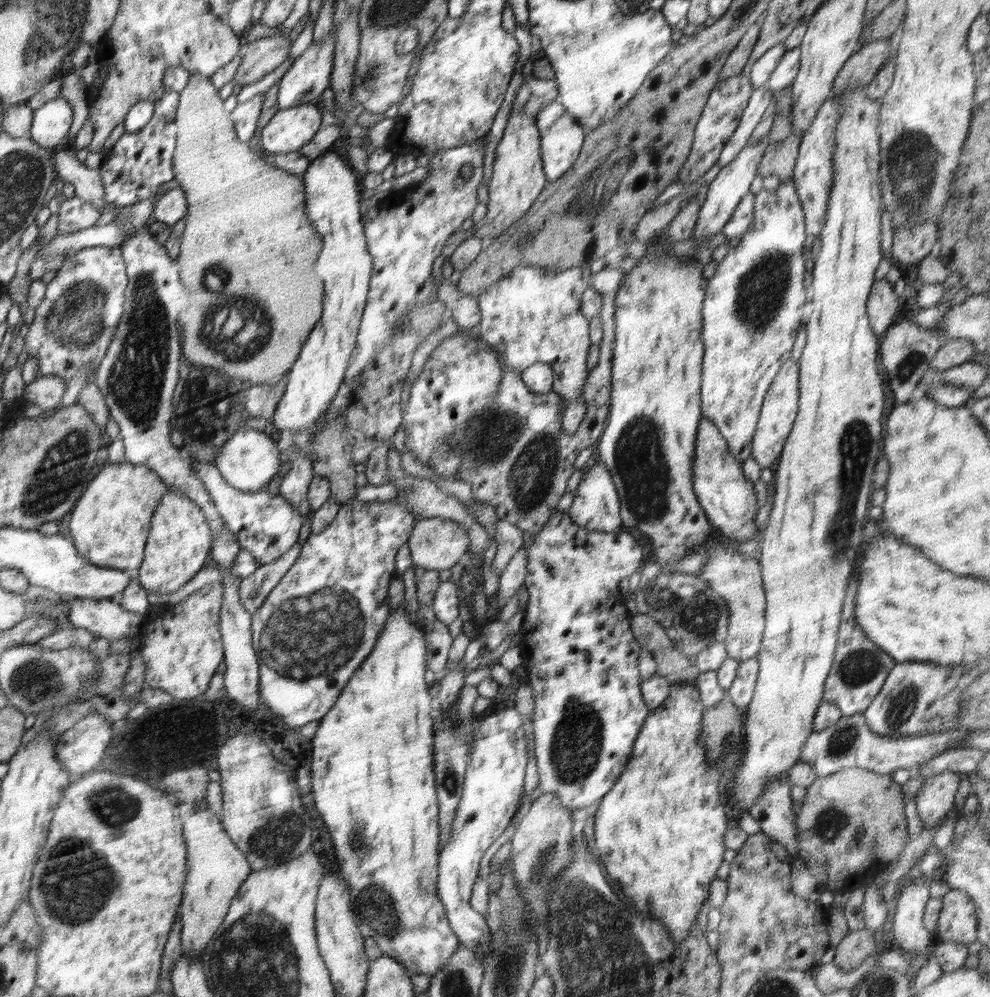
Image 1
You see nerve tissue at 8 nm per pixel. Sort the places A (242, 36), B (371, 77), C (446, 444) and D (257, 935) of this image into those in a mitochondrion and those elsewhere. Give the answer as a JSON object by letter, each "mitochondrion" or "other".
{"A":"other","B":"mitochondrion","C":"mitochondrion","D":"mitochondrion"}

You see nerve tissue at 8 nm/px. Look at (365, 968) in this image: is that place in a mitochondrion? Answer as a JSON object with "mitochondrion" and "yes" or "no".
{"mitochondrion":"no"}

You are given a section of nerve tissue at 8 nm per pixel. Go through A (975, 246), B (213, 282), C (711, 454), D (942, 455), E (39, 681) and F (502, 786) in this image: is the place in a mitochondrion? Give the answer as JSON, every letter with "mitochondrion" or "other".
{"A":"mitochondrion","B":"mitochondrion","C":"other","D":"other","E":"mitochondrion","F":"other"}

